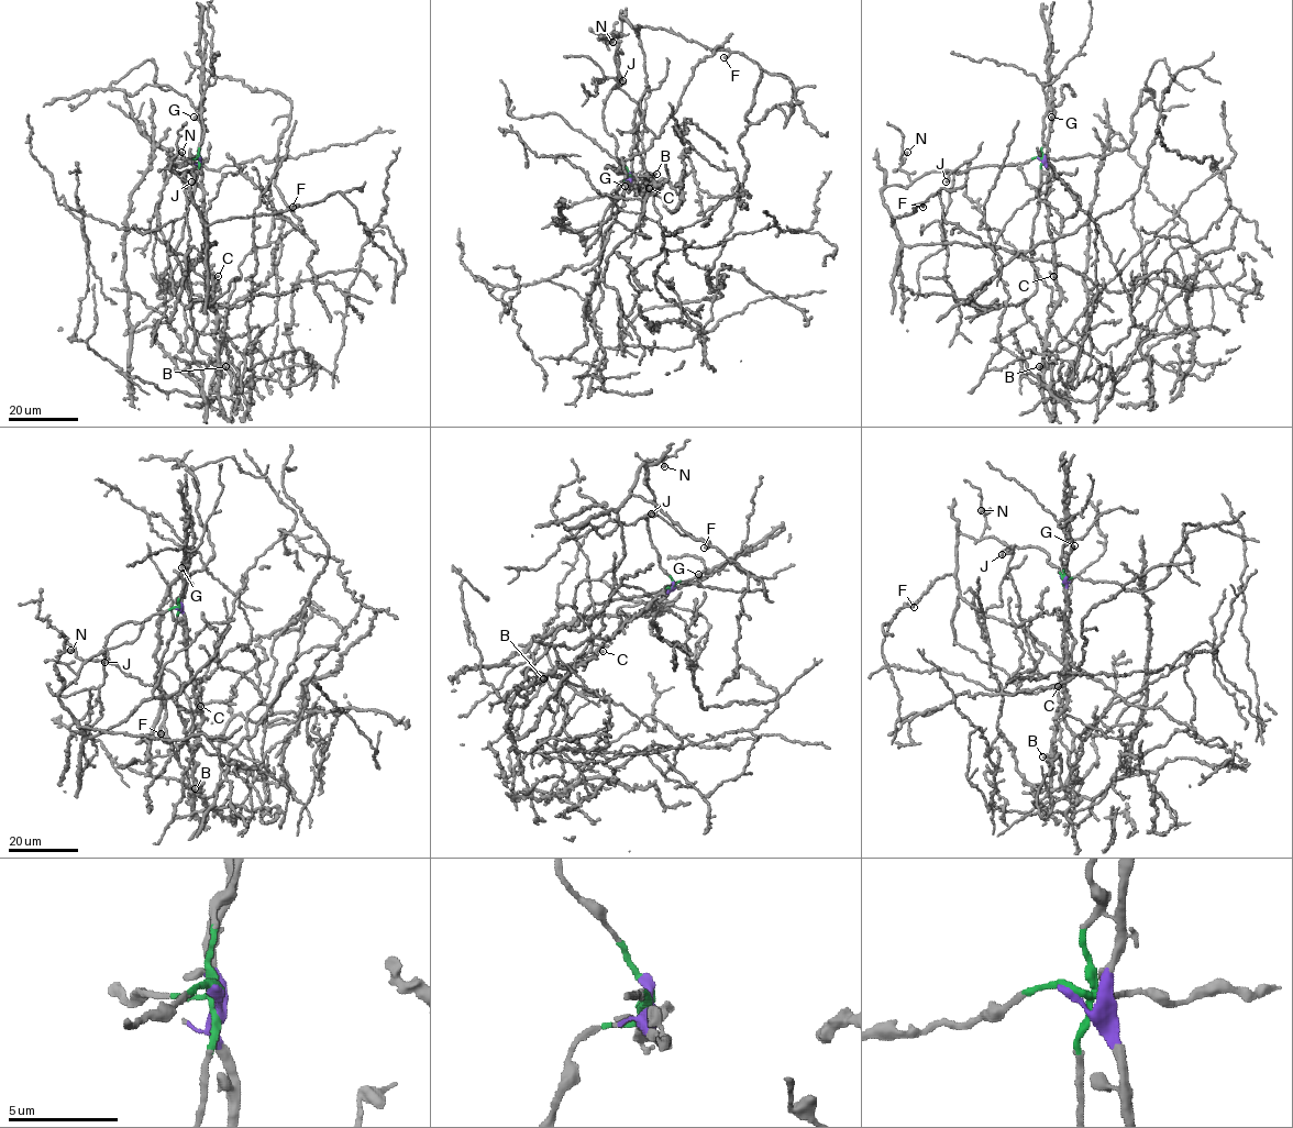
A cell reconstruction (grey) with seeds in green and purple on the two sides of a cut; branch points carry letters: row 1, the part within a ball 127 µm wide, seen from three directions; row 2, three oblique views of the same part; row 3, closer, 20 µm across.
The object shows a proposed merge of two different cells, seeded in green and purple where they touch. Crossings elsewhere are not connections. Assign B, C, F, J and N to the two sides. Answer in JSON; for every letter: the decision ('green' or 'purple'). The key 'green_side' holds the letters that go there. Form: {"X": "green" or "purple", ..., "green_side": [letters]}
{"B": "purple", "C": "purple", "F": "green", "J": "green", "N": "green", "green_side": ["F", "J", "N"]}

